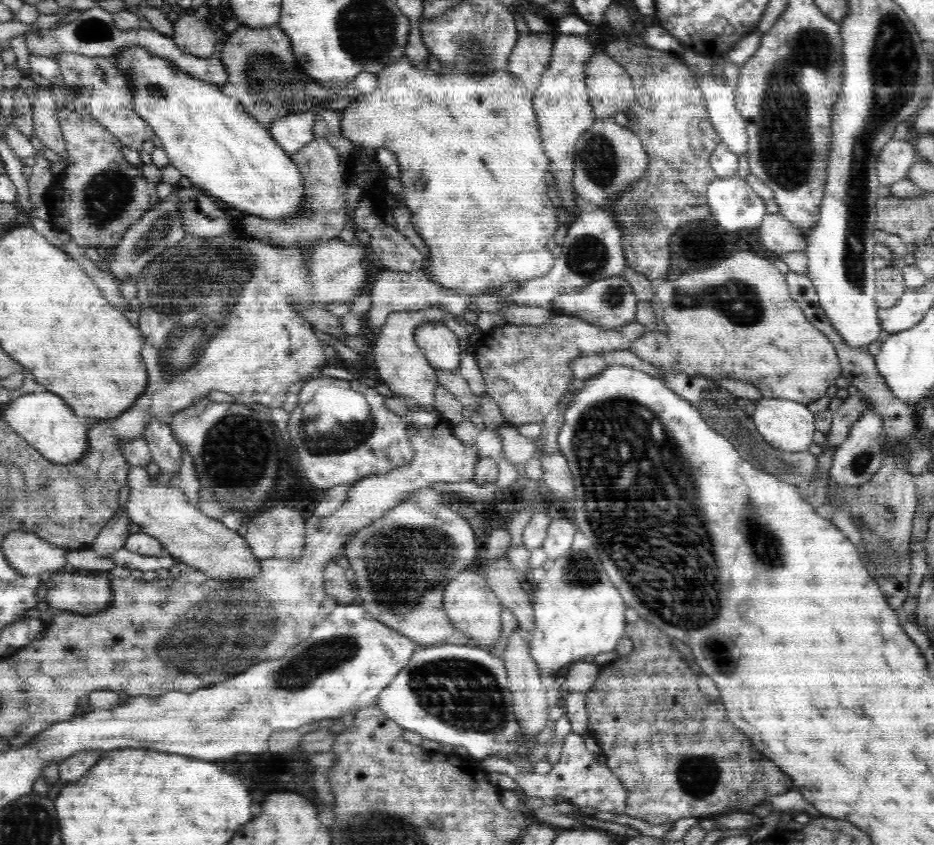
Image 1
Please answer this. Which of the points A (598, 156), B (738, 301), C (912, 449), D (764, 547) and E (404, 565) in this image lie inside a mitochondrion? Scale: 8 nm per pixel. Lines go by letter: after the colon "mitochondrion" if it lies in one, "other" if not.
A: mitochondrion
B: mitochondrion
C: mitochondrion
D: mitochondrion
E: mitochondrion

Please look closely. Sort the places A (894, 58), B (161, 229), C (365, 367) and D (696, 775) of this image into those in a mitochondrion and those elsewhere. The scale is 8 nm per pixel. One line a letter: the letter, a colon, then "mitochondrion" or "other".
A: mitochondrion
B: mitochondrion
C: other
D: mitochondrion

